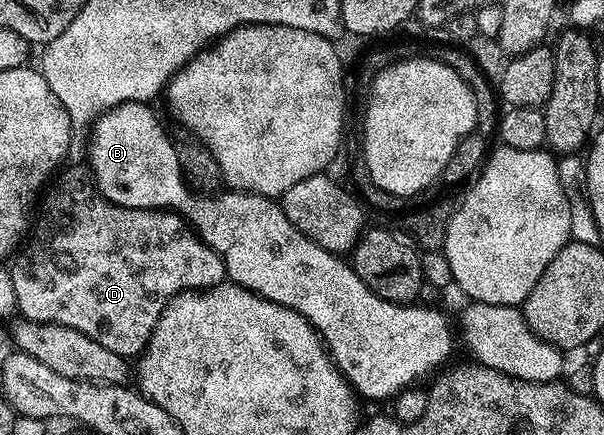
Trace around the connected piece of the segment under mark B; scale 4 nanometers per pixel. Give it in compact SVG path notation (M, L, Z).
M148 102L144 103L119 103L110 106L108 109L102 110L101 115L94 123L91 124L91 130L88 132L87 138L87 162L88 170L91 172L91 178L100 191L104 199L109 199L115 205L120 207L130 207L131 209L172 209L180 213L192 226L195 228L201 240L204 241L211 249L215 249L215 253L219 253L225 260L225 273L228 282L238 283L241 287L246 287L249 291L253 291L257 295L263 296L264 299L275 301L279 305L283 305L287 309L291 309L295 313L299 313L305 318L309 324L316 329L317 334L325 341L325 346L329 349L329 354L333 356L333 361L337 368L345 375L345 380L349 382L350 387L362 400L365 399L385 399L392 400L397 392L404 387L412 386L416 381L421 381L421 378L428 373L432 367L440 368L445 358L449 355L451 347L451 339L449 337L449 329L443 316L439 312L433 311L429 305L402 305L392 303L383 297L379 297L371 289L367 289L367 285L363 285L363 281L353 271L352 266L348 262L345 263L340 254L323 249L319 245L315 245L315 241L311 241L306 235L303 235L299 228L291 221L287 221L287 217L283 213L280 202L274 201L267 195L251 195L248 191L235 191L232 189L226 190L220 197L198 197L193 194L184 181L181 162L177 156L178 148L173 147L173 143L169 140L167 132L161 128L161 123L157 120L157 115L152 111Z

